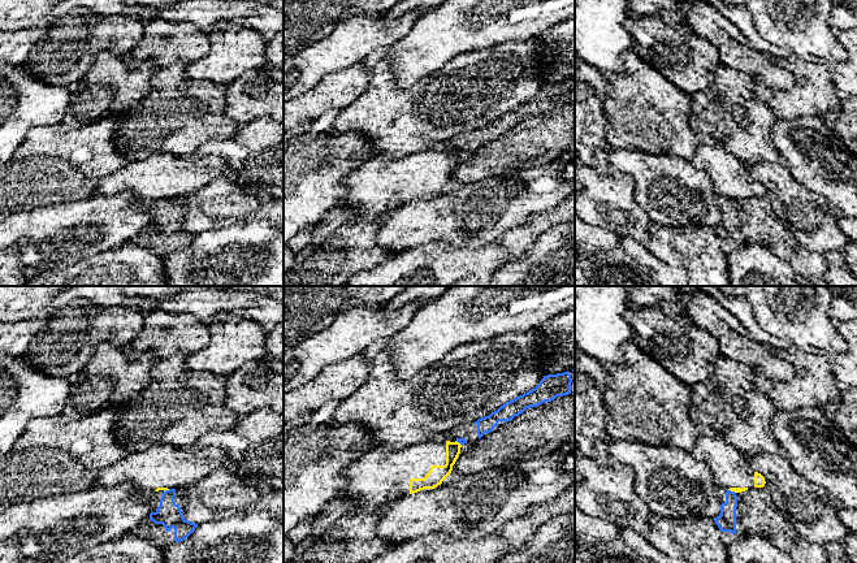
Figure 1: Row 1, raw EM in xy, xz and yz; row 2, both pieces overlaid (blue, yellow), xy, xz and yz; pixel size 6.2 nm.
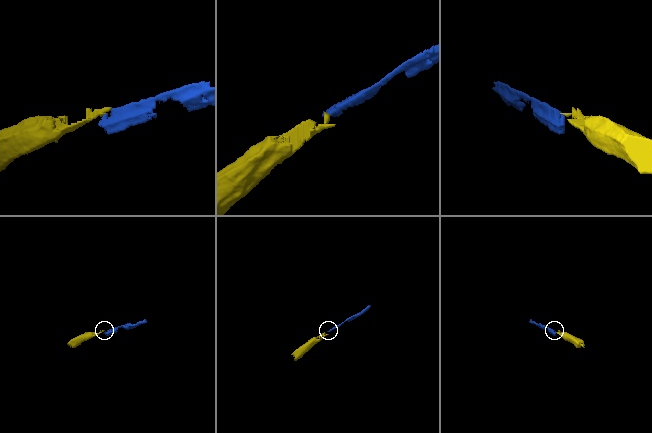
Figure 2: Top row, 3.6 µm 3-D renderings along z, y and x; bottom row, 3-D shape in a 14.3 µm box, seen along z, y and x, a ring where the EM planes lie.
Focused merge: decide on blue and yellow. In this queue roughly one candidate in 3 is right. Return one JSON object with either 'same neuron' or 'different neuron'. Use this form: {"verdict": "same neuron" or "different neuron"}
{"verdict": "different neuron"}

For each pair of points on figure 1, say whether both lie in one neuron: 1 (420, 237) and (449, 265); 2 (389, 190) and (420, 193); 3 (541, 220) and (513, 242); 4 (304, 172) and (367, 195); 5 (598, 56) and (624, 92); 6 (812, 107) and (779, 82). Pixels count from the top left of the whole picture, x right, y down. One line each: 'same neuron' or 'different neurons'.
1: different neurons
2: same neuron
3: same neuron
4: different neurons
5: different neurons
6: different neurons

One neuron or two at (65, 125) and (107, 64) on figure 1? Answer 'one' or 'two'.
one

